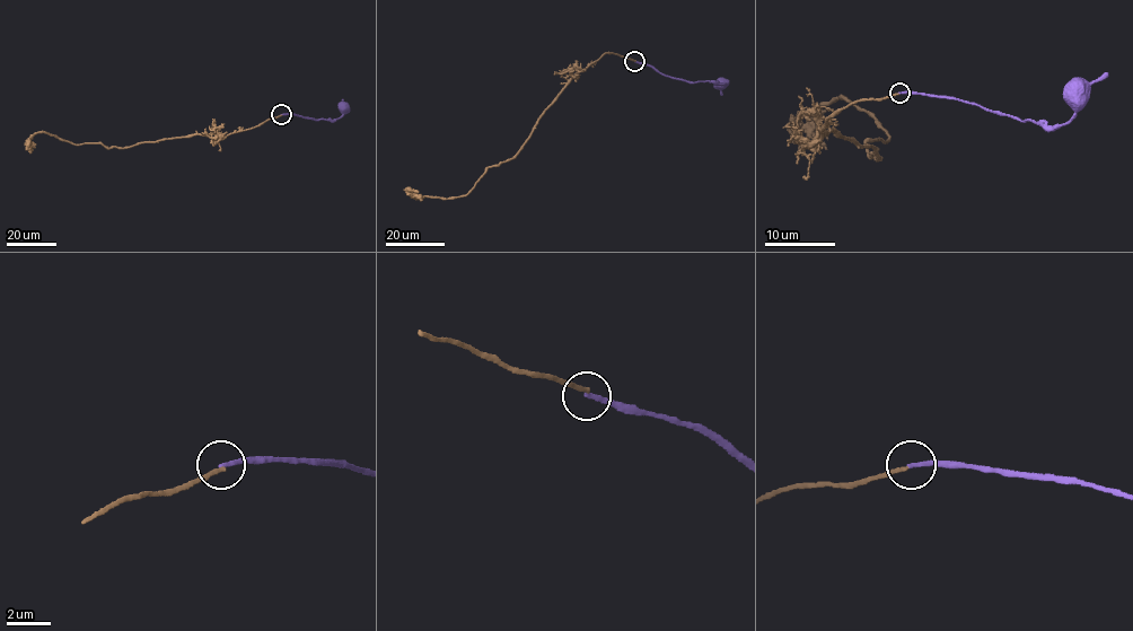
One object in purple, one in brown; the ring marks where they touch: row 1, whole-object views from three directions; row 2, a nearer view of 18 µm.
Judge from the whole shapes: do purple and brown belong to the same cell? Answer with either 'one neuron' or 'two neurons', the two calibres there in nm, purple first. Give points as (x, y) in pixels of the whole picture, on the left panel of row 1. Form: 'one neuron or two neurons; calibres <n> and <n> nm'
two neurons; calibres 200 and 180 nm

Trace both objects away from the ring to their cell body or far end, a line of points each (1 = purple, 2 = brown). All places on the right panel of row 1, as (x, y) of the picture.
1: (899, 91), (965, 101), (1020, 121), (1055, 125), (1069, 123), (1077, 112), (1076, 97)
2: (898, 94), (814, 140), (878, 158), (888, 136), (835, 96), (805, 152)

